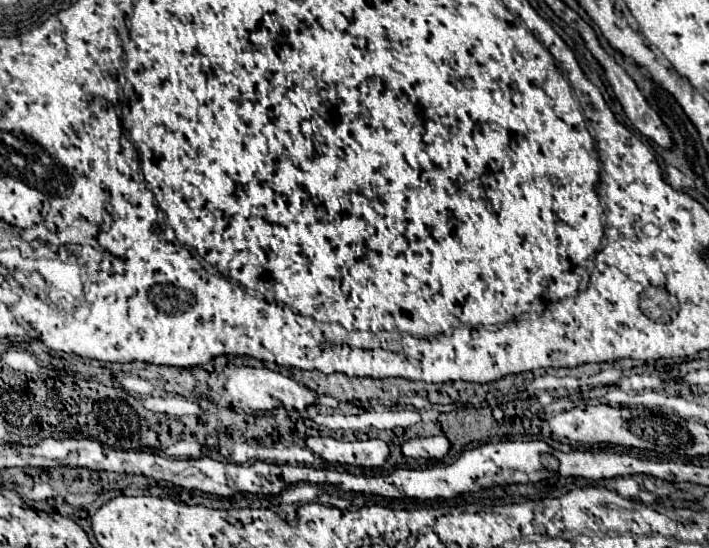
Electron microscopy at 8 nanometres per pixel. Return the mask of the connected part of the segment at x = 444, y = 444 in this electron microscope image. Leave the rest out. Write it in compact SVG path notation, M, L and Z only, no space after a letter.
M445 435L439 437L419 437L419 439L409 439L401 446L405 457L411 459L433 459L439 461L441 457L447 455L449 451L449 441Z

